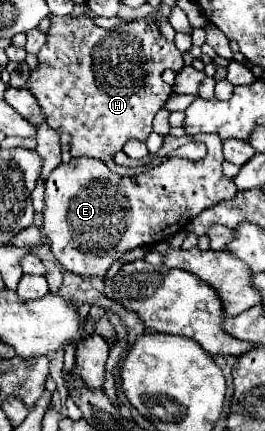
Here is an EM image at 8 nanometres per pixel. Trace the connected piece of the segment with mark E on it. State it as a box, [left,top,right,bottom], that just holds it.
[43,133,237,278]

